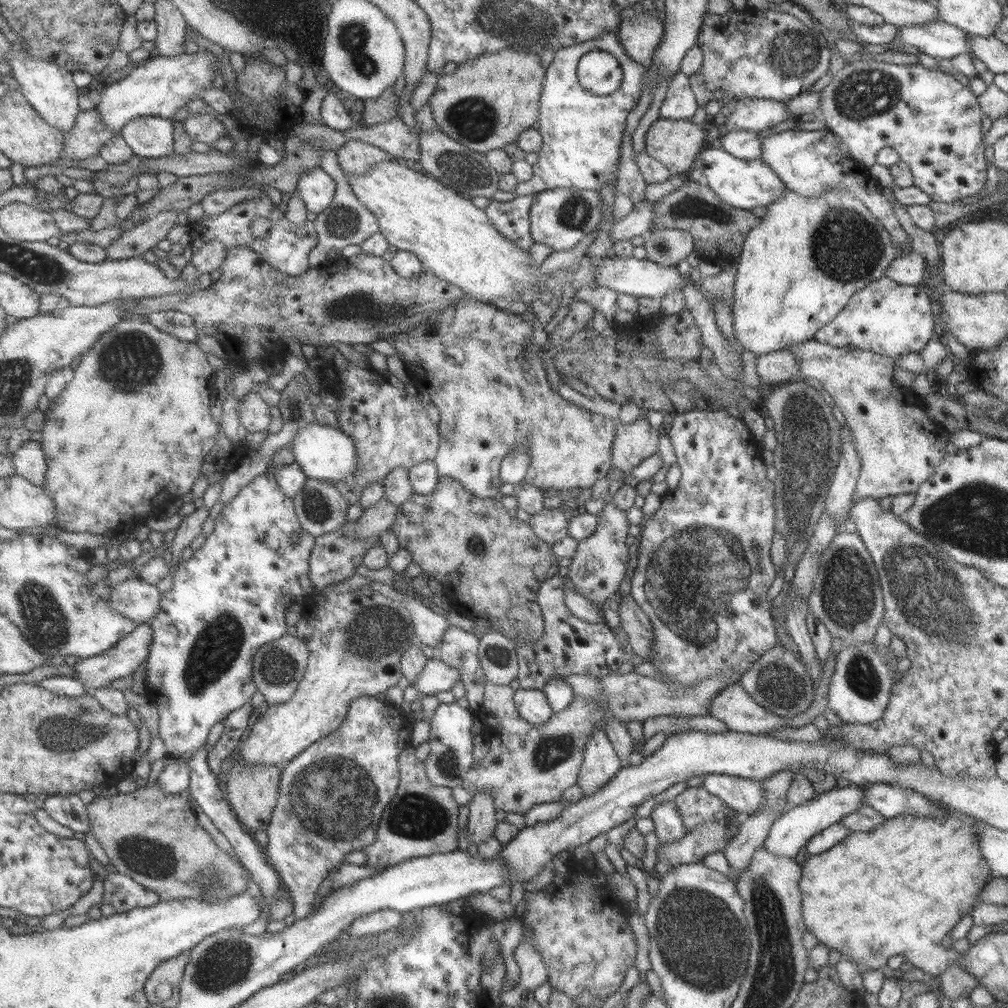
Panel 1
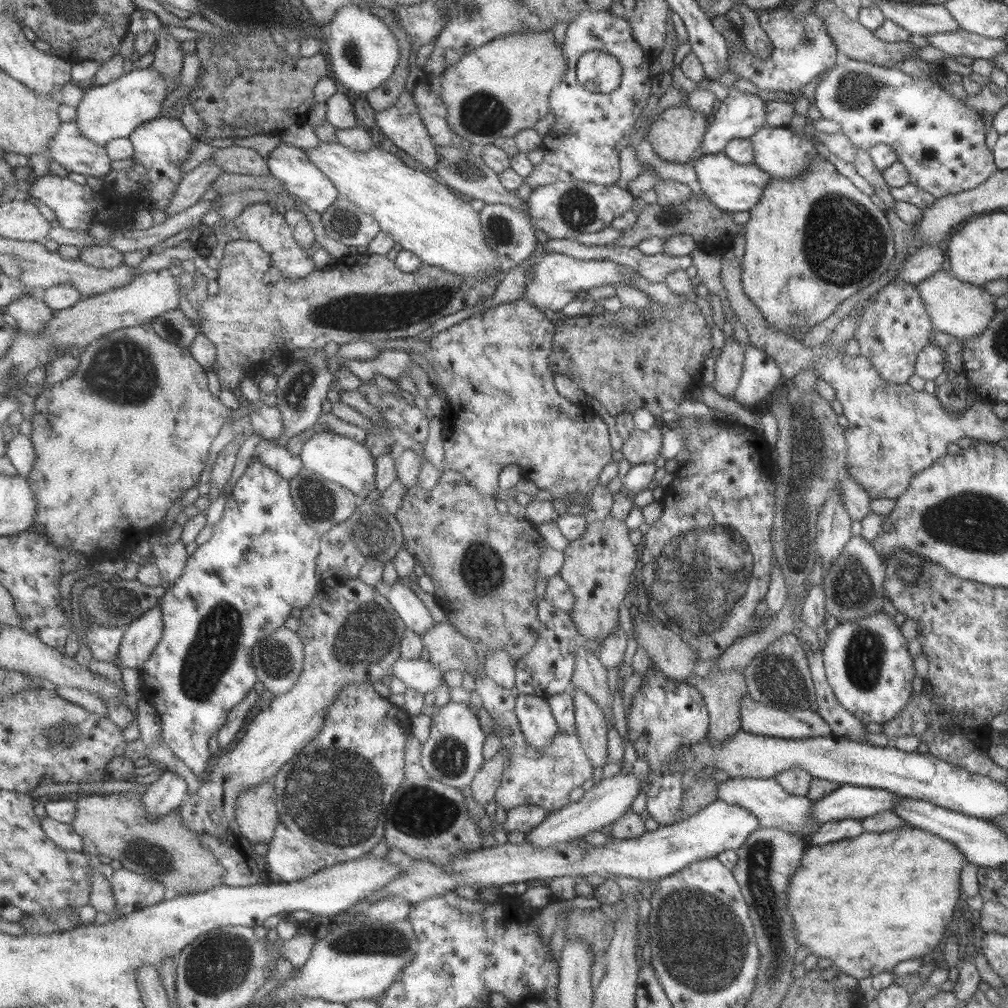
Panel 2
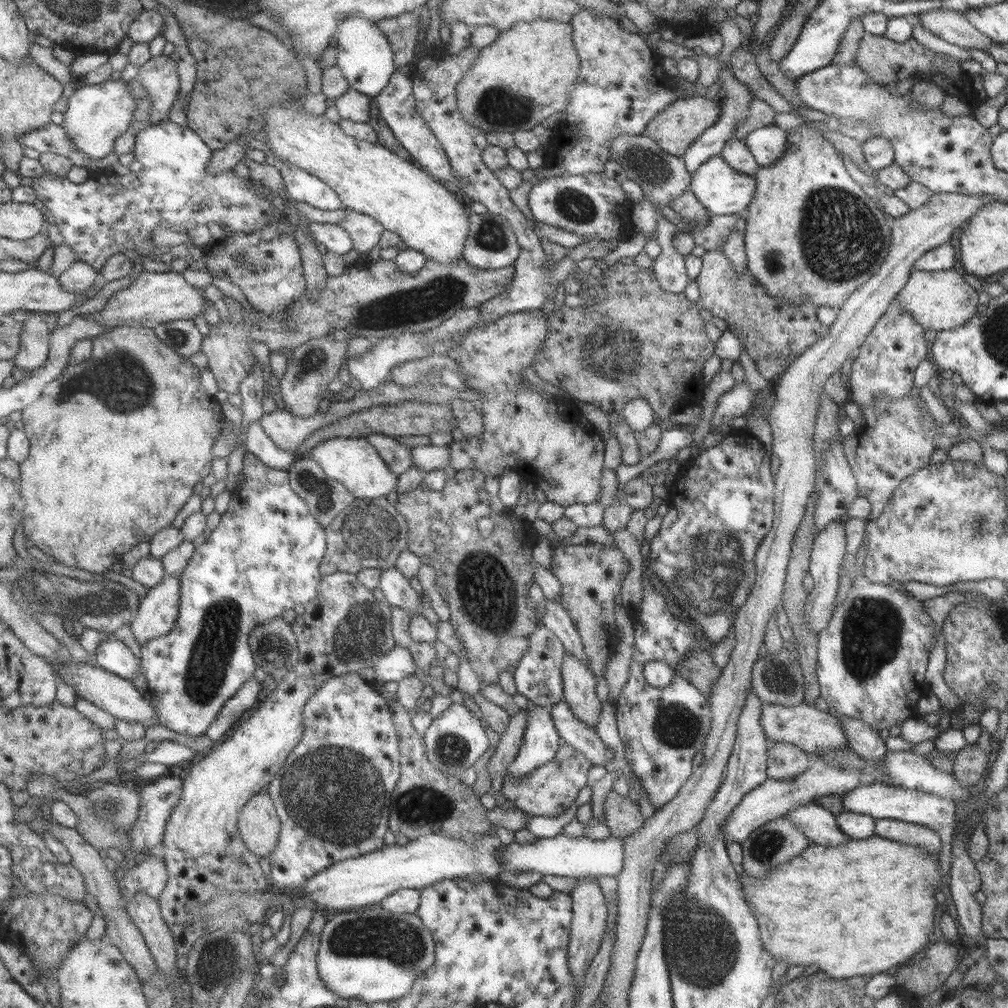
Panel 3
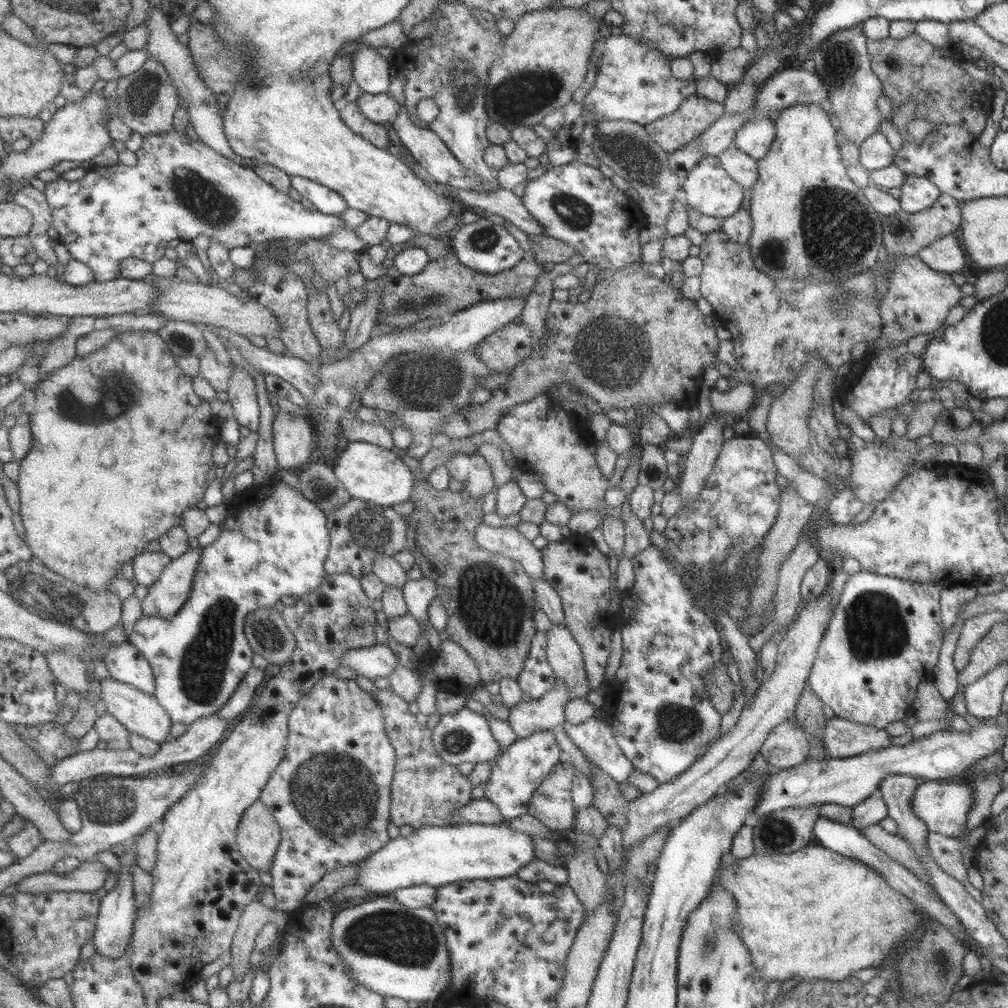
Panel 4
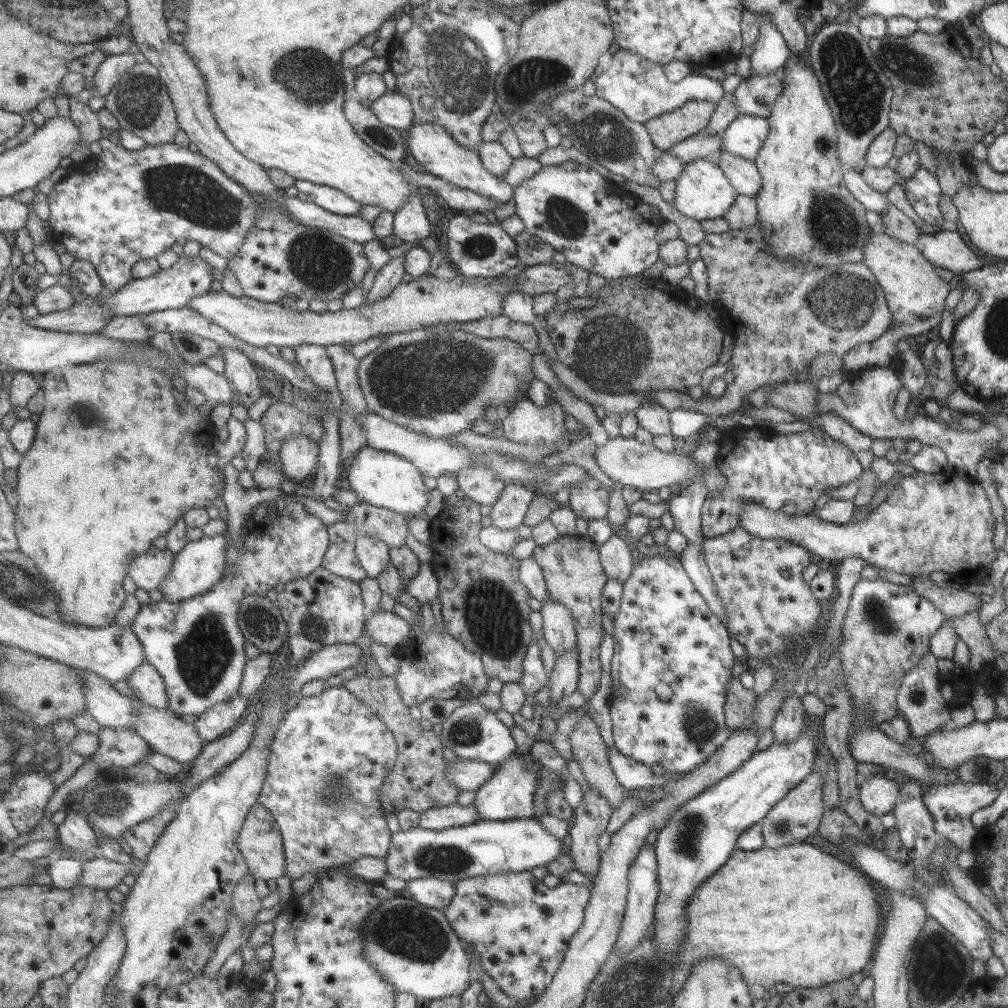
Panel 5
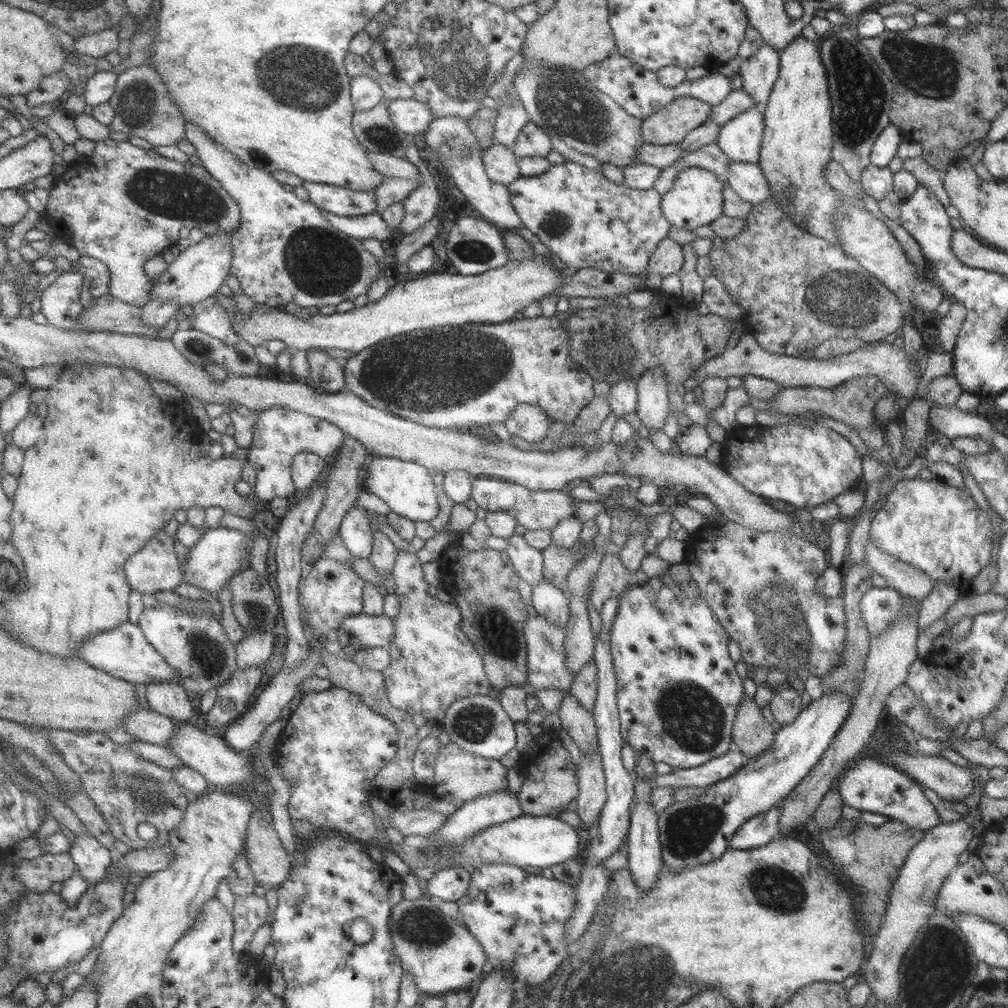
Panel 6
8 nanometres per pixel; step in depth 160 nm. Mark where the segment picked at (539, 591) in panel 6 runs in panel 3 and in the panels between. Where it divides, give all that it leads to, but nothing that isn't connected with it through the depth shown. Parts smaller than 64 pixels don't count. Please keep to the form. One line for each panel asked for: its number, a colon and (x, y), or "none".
3: (578, 683)
4: (563, 654)
5: (558, 630)

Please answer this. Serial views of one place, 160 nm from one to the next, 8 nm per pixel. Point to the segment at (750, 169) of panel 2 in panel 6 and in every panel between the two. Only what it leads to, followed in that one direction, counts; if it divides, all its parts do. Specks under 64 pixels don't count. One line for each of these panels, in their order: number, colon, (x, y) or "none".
3: (721, 189)
4: (707, 187)
5: (702, 192)
6: (695, 199)

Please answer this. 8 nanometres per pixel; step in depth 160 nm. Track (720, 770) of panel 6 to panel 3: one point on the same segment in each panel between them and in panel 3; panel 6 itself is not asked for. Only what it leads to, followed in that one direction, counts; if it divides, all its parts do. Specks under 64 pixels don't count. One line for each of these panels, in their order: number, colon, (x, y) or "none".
3: (571, 731)
4: (595, 740)
5: (630, 775)

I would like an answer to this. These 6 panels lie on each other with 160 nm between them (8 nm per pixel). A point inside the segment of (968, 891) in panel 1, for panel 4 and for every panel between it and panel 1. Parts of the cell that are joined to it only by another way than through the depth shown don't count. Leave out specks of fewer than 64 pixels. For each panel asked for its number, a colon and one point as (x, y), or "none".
2: (867, 902)
3: (858, 909)
4: (812, 914)

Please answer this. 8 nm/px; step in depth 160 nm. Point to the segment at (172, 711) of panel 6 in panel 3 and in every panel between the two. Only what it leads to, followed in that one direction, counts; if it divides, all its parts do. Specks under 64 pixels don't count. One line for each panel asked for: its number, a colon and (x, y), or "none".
3: (113, 654)
4: (125, 662)
5: (147, 683)

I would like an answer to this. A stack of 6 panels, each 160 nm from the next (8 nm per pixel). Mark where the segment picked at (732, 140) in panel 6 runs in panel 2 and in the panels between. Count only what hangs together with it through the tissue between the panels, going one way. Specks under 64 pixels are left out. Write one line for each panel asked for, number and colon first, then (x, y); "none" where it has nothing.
2: (781, 153)
3: (766, 144)
4: (754, 138)
5: (744, 135)

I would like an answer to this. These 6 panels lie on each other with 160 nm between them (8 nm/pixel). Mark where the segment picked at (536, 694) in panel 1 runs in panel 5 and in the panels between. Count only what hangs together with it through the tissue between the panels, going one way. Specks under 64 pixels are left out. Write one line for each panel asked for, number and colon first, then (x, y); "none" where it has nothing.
2: (538, 727)
3: (540, 741)
4: (523, 765)
5: (508, 794)

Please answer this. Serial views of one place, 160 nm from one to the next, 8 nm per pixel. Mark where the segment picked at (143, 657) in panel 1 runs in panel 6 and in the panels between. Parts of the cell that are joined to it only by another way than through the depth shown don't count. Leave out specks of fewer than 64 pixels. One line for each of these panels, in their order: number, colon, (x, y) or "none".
2: (142, 637)
3: (160, 607)
4: (166, 597)
5: (199, 566)
6: (222, 552)

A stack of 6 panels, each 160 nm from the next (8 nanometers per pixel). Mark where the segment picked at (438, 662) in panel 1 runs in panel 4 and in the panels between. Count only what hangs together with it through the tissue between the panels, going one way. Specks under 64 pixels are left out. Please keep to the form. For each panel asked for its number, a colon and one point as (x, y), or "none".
2: (422, 676)
3: (397, 664)
4: (377, 661)

